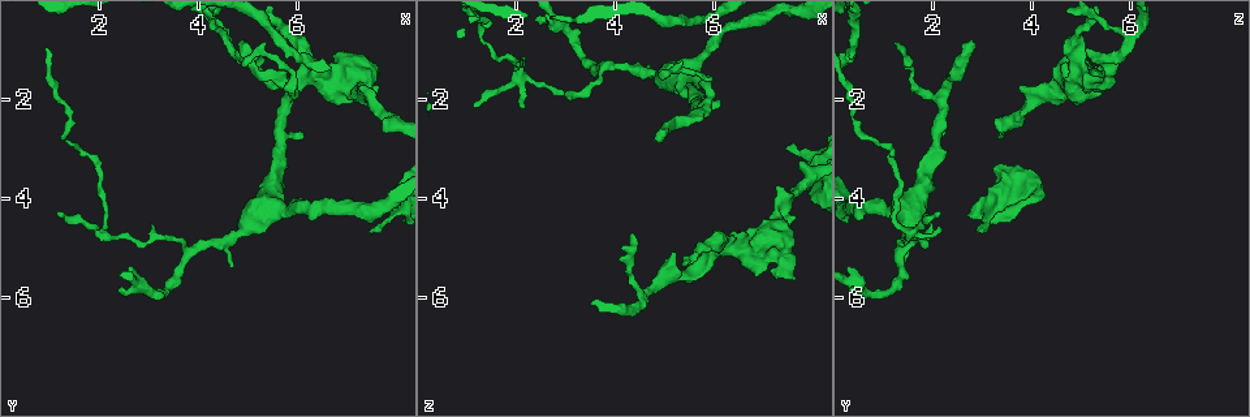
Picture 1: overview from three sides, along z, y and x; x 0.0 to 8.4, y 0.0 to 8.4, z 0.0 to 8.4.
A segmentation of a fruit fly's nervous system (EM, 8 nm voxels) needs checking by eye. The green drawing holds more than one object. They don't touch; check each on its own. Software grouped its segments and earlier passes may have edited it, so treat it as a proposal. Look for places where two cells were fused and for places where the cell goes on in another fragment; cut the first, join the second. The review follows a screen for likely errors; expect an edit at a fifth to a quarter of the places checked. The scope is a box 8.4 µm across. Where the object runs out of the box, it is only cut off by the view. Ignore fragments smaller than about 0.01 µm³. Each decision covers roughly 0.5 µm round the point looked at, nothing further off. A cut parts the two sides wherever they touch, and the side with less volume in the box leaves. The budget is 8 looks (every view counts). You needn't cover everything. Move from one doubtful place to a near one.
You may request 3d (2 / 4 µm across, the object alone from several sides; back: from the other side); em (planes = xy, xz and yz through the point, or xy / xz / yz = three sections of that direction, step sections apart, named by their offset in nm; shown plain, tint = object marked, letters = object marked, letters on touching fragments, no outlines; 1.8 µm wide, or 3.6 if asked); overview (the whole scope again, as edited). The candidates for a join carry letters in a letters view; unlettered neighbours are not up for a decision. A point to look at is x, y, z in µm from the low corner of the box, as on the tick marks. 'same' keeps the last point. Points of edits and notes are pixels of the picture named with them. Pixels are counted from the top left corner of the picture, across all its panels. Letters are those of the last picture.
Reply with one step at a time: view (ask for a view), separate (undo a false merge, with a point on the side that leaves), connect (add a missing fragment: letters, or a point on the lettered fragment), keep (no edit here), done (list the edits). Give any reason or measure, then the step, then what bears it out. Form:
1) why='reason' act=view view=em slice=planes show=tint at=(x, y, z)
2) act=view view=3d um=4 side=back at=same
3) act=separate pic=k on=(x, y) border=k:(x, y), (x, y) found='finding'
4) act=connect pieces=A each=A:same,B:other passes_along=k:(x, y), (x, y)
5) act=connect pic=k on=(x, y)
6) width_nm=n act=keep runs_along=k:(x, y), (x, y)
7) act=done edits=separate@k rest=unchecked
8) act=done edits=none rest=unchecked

why='sharp bend' act=view view=em slice=yz step=16 show=tint at=(2.10, 4.70, 1.55)

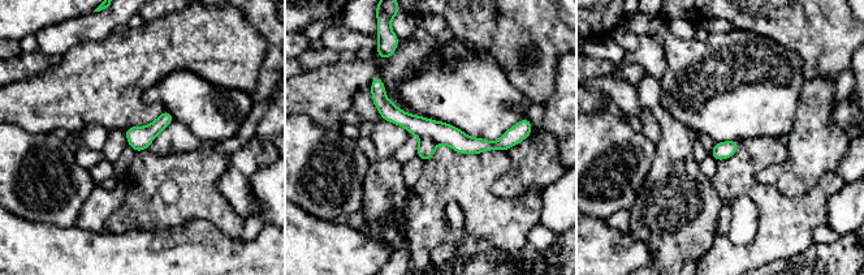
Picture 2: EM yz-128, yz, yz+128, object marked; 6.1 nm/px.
why='cut it another way' act=view view=em slice=planes show=letters at=same

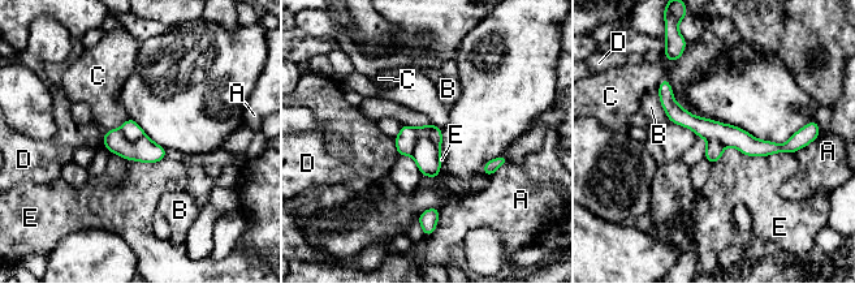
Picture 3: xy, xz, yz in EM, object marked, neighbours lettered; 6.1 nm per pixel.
act=separate pic=3 on=(132, 130) each=A:other,B:other,C:other,D:other,E:other part_leaving=3:(663, 85), (703, 128), (754, 147), (797, 145) found='two cells meet here'

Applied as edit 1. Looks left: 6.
why='thick turns thin' act=view view=3d um=4 at=(4.65, 4.75, 1.45)

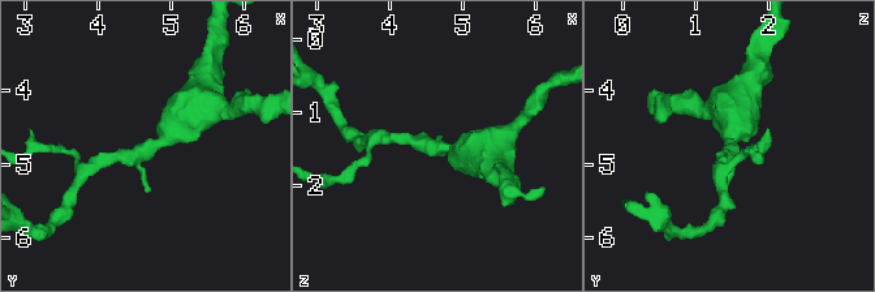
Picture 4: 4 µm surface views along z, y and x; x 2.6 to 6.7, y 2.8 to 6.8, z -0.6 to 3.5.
act=view view=em slice=yz step=16 show=letters at=(4.65, 4.80, 1.50)

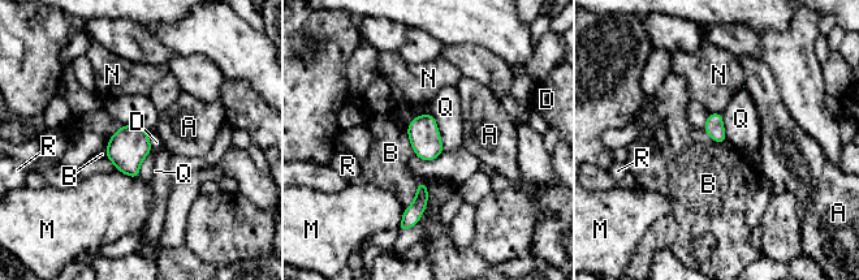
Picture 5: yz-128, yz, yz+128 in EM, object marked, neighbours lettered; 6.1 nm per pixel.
why='another direction' act=view view=em slice=planes show=letters at=same

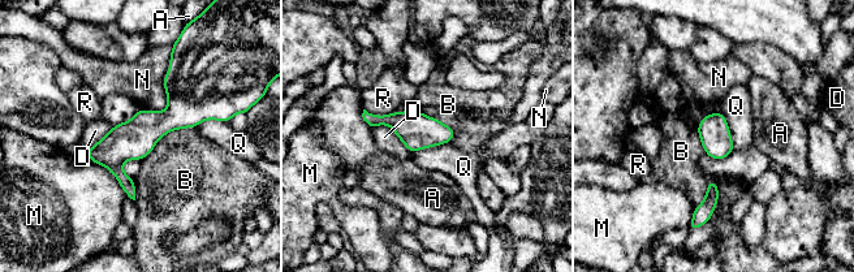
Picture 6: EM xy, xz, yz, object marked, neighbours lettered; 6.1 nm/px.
act=keep each=A:other,B:other,D:other,M:other,N:other,Q:other,R:other border=6:(449, 141), (418, 149), (412, 154) found='continuous, no second cell'

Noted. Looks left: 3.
why='a fork' act=view view=3d um=4 at=(5.85, 1.95, 2.10)

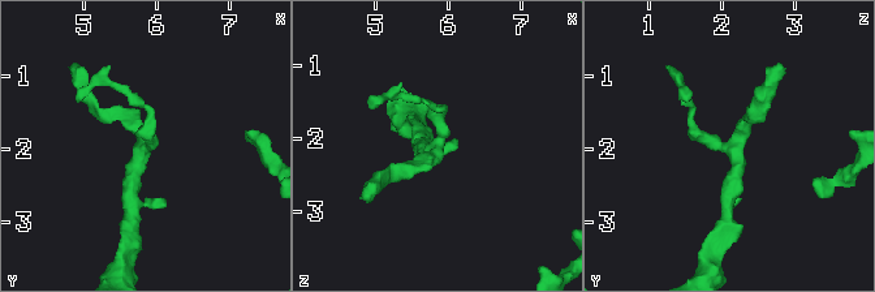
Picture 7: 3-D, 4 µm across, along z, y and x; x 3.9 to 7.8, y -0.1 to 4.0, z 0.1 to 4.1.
arms=3 why='shape alone is not enough' act=view view=em slice=planes show=letters at=(5.85, 2.00, 2.10)

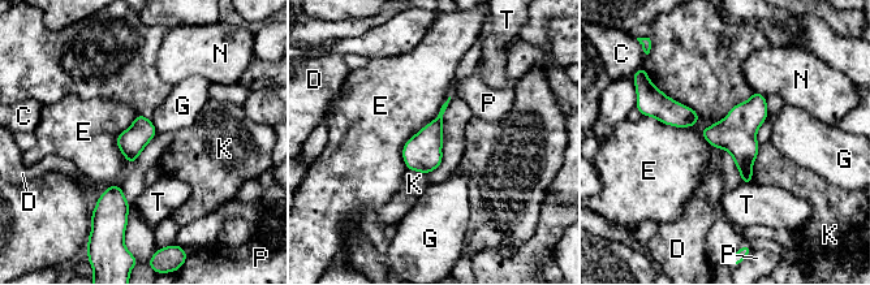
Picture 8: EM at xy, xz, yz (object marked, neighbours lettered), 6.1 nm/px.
longest_contact=E:550nm act=keep each=C:other,D:other,E:other,G:other,K:other,N:other,P:other,T:other border=8:(449, 95), (404, 145), (406, 168) found='continuous, no second cell'

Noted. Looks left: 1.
act=done edits=separate@3 rest=unchecked

